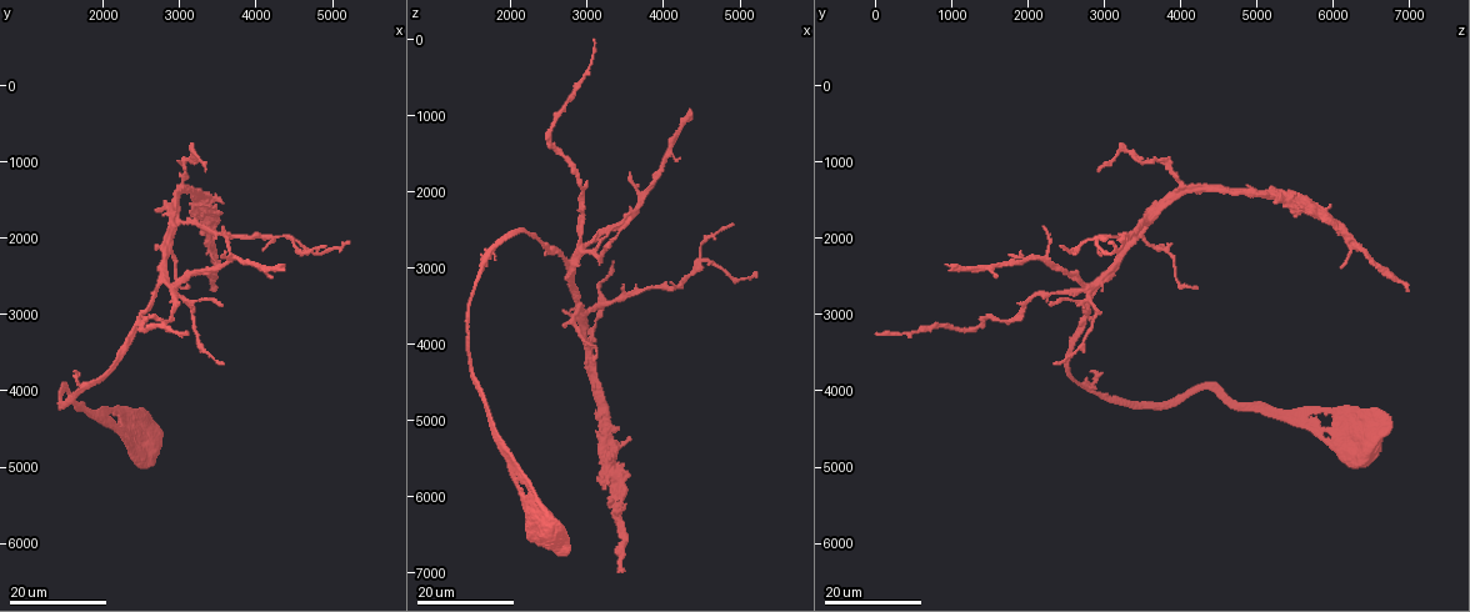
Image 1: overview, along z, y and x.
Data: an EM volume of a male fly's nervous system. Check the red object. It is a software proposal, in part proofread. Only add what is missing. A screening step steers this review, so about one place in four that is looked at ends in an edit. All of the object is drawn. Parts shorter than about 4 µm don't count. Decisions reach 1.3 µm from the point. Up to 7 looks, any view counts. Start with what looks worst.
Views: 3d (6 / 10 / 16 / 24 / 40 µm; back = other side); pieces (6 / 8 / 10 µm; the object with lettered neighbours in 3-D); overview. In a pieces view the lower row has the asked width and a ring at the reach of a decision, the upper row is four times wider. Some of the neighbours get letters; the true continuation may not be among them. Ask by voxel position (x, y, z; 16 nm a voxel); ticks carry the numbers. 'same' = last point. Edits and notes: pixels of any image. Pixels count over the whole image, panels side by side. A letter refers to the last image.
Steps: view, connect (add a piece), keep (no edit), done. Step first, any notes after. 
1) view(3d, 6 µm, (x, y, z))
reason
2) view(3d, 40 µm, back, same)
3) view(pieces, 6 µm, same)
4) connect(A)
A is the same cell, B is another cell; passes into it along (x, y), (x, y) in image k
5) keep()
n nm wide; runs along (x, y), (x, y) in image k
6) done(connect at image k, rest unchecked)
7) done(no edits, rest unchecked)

view(3d, 16 µm, (3550, 1850, 2200))
an open end

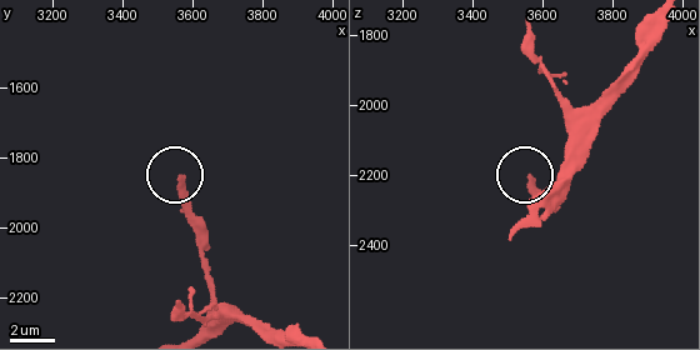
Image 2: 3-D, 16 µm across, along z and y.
view(pieces, 10 µm, (3560, 1860, 2210))
see the neighbours

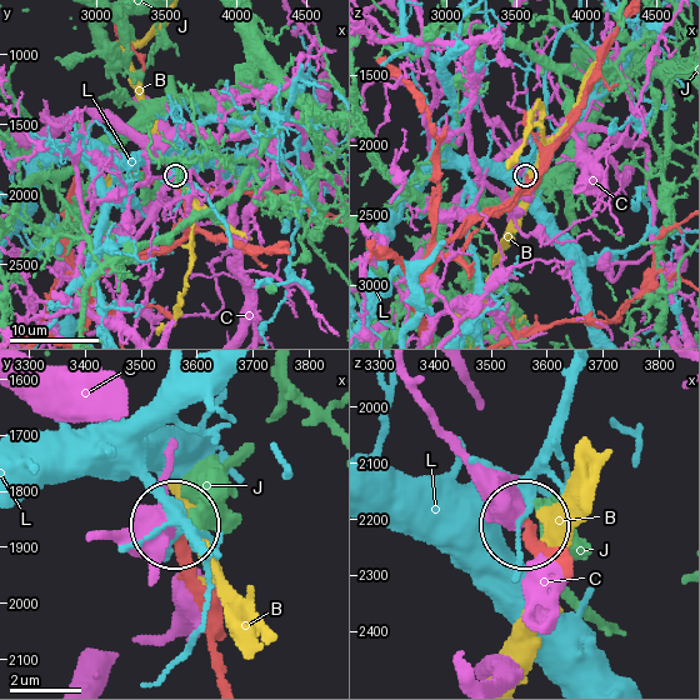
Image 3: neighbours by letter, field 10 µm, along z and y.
keep()
B, C, J and L are other cells; none of them fits

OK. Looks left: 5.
view(3d, 24 µm, (3000, 2900, 1900))
an open end

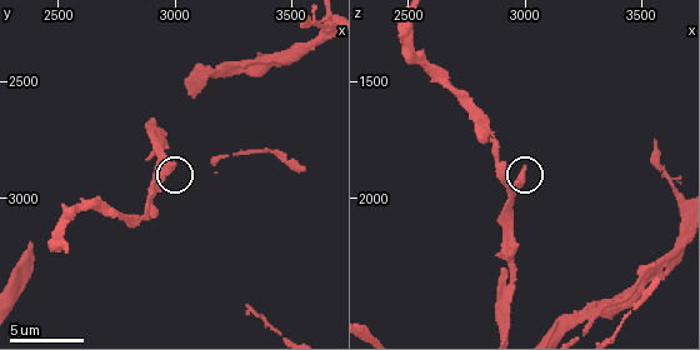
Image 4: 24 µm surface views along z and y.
view(3d, 6 µm, (3010, 2860, 1860))

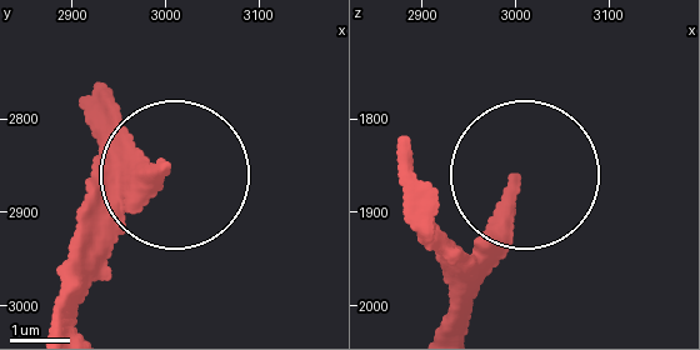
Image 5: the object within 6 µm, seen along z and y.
view(pieces, 10 µm, (3000, 2855, 1870))
what lies round it

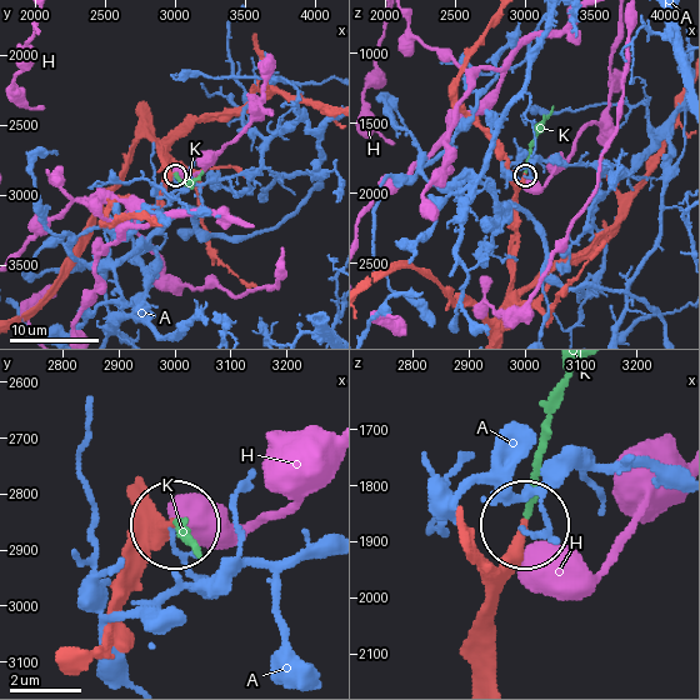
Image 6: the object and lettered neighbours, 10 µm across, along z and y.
connect(K)
220 nm wide; K is the same cell, A and H are other cells; passes into it along (139, 483), (189, 539) in image 6; it goes on there

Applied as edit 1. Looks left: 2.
view(3d, 16 µm, (3100, 3250, 0))
branch stops here

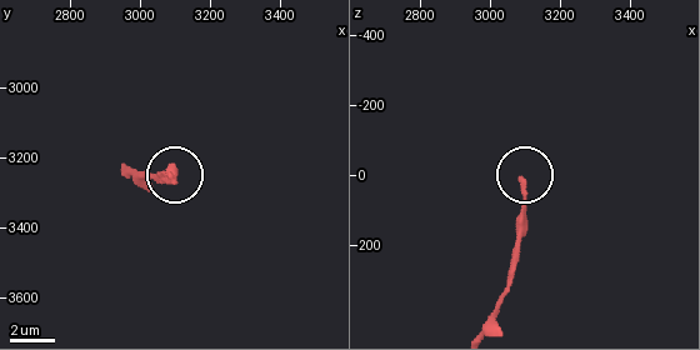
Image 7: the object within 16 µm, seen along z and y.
view(pieces, 10 µm, (3090, 3260, 20))
see the neighbours

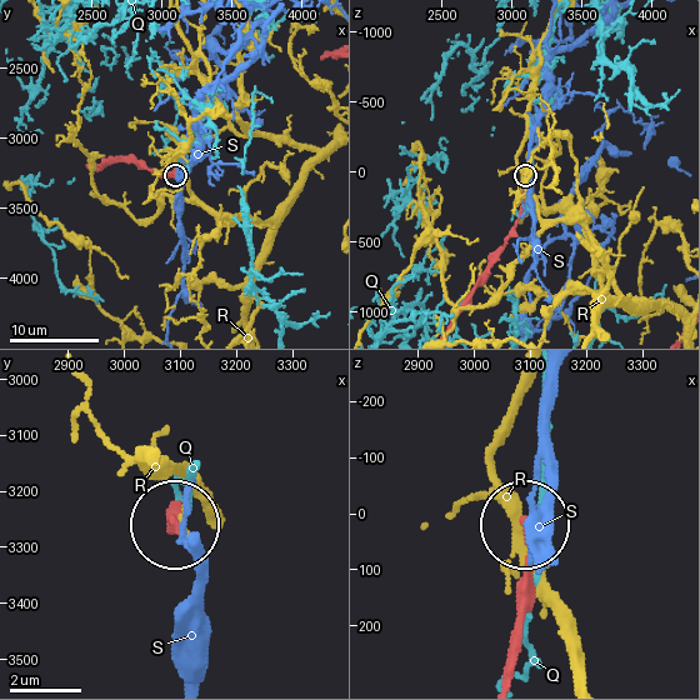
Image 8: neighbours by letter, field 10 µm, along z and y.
keep()
Q, R and S are other cells; none of them fits

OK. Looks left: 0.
done(connect at image 6, rest unchecked)

